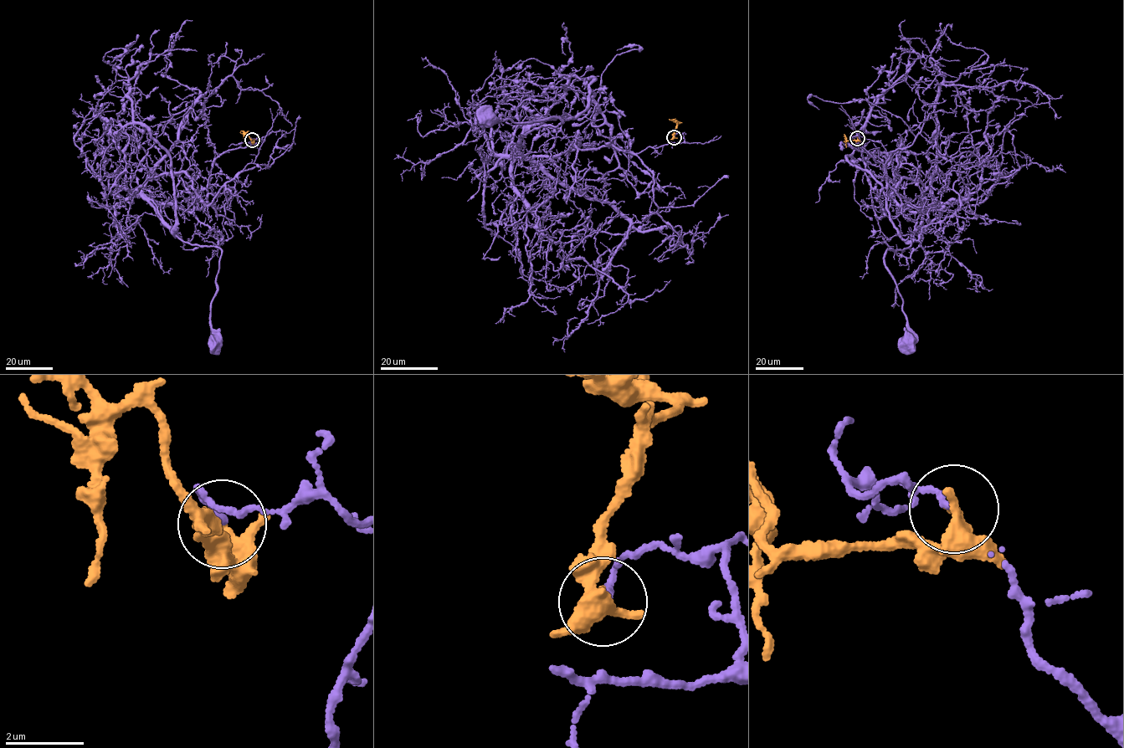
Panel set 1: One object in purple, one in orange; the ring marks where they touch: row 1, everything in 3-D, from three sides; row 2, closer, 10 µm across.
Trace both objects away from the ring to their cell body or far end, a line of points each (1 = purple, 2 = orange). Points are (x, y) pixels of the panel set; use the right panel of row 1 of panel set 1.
1: (857, 138), (899, 205), (890, 192), (904, 178), (931, 201), (909, 246), (885, 252), (909, 338)
2: (857, 138), (846, 140), (844, 135), (846, 147)

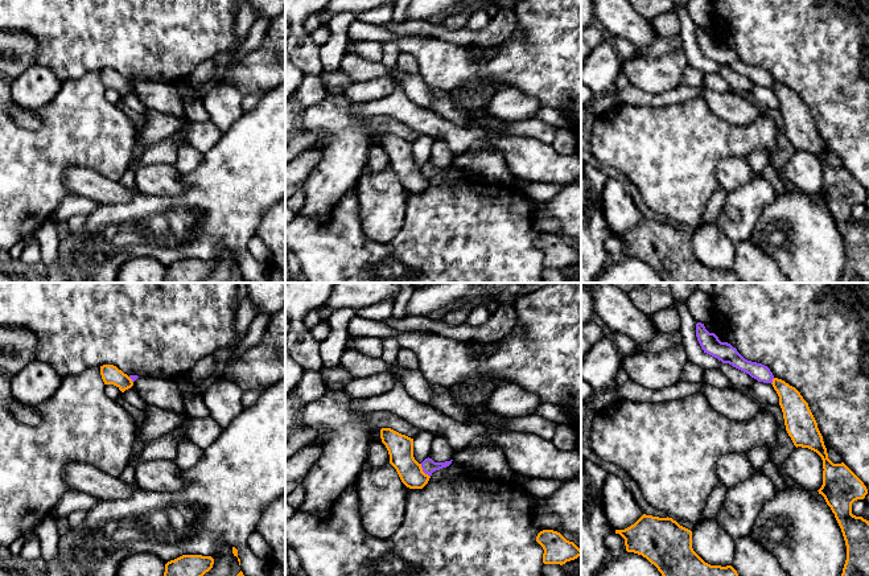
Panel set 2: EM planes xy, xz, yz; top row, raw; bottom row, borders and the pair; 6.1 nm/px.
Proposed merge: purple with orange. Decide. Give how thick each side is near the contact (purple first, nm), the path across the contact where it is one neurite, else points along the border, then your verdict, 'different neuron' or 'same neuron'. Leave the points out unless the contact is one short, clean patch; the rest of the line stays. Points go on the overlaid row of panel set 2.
calibres 90 and 160 nm; border xz (420, 464), (429, 477); different neuron

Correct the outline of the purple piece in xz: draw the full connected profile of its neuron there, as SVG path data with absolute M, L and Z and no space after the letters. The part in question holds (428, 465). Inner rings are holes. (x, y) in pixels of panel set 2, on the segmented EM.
M428 457L421 462L421 468L423 472L431 477L433 472L449 466L452 461L453 460L445 462L434 462L432 458Z

